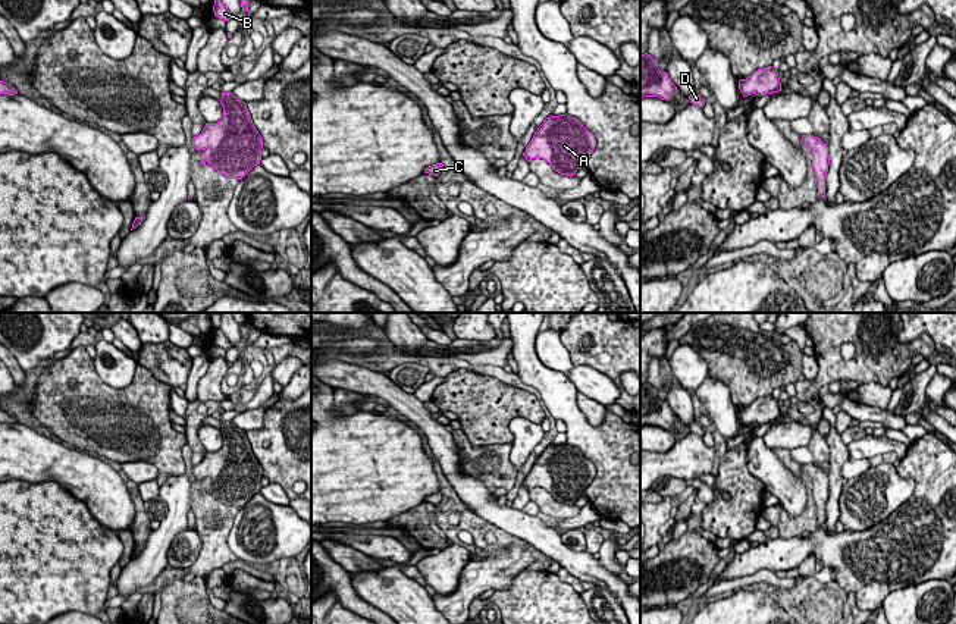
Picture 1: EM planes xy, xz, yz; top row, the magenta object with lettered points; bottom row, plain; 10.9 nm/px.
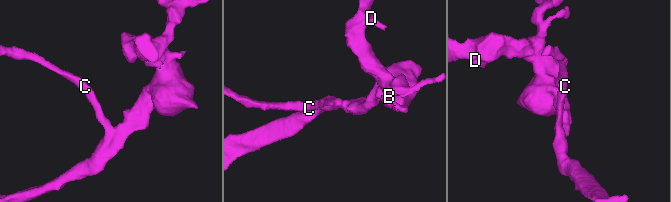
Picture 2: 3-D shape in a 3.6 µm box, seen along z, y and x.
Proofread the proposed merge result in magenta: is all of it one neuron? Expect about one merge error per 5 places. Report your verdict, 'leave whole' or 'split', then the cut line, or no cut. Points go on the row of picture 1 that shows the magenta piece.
leave whole; no cut

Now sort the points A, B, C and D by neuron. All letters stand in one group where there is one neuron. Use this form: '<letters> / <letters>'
A B C D

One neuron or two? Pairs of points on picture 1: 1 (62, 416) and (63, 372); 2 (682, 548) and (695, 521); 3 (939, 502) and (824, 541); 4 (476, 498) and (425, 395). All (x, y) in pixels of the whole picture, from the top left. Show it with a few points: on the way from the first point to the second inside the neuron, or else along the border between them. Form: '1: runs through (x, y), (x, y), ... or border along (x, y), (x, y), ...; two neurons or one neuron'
1: runs through (63, 405), (63, 382); one neuron
2: runs through (687, 542), (692, 538), (692, 527); one neuron
3: runs through (911, 530), (896, 545), (852, 545); one neuron
4: border along (413, 394), (423, 403); two neurons

